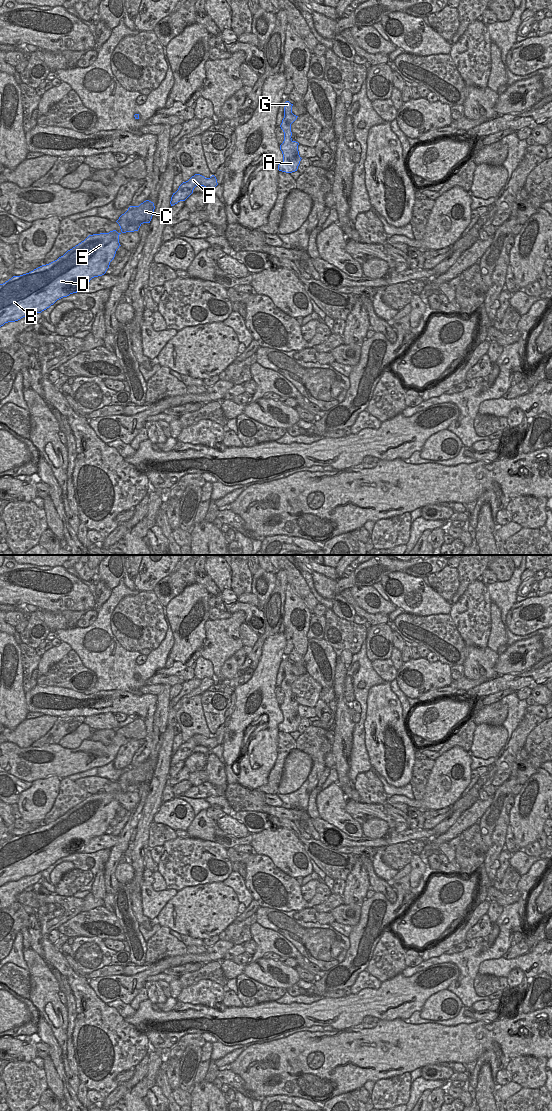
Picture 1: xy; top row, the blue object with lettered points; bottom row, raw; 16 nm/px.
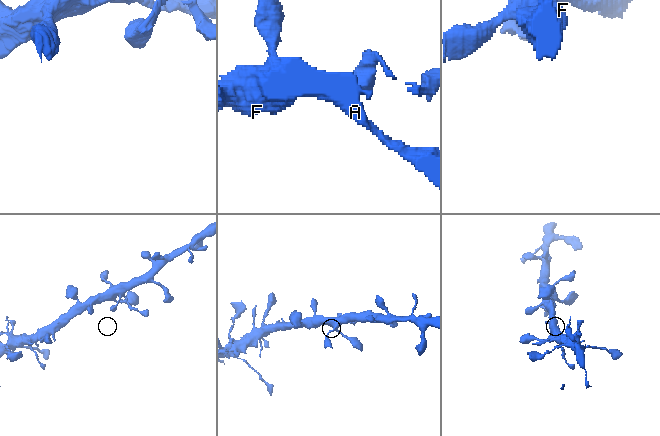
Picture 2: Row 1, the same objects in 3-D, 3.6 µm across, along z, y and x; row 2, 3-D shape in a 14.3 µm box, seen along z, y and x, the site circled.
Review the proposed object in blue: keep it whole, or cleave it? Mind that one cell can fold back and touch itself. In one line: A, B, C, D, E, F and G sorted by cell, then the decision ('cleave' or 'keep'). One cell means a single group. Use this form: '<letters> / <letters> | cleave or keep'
A B C D E F G | keep

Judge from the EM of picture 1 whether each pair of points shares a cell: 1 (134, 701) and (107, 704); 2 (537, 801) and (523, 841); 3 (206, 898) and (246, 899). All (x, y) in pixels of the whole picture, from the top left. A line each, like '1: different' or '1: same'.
1: same
2: same
3: different

